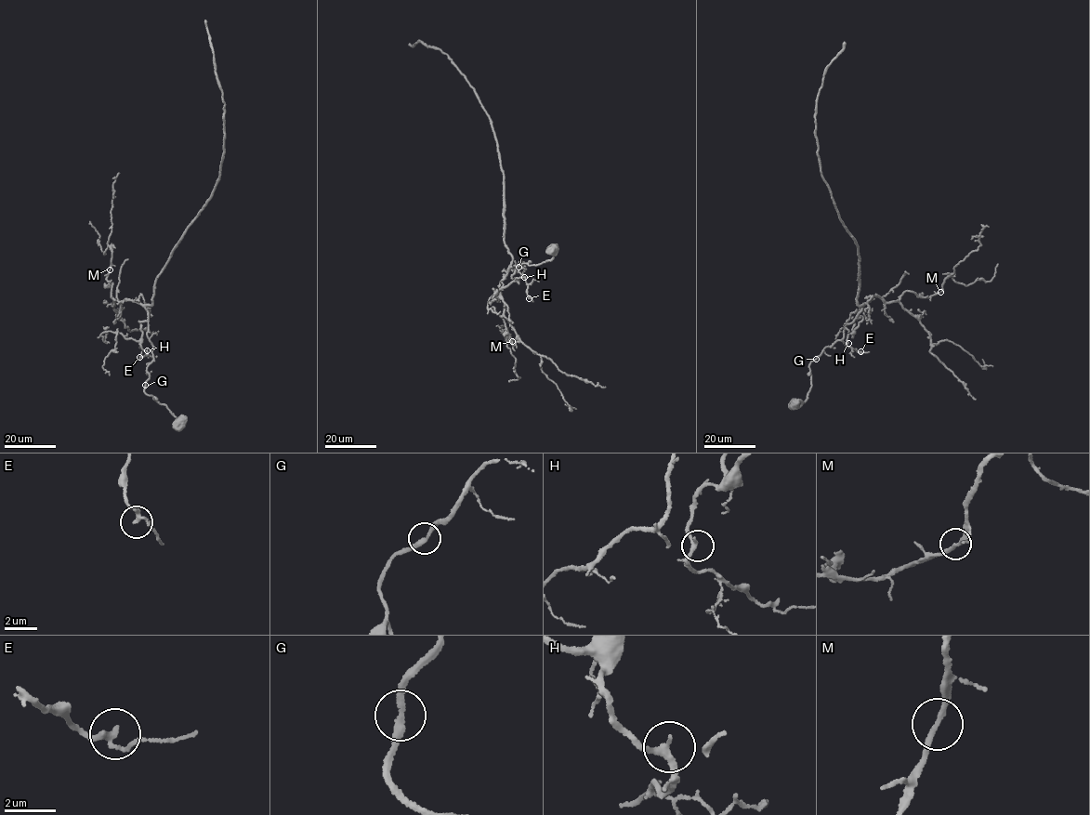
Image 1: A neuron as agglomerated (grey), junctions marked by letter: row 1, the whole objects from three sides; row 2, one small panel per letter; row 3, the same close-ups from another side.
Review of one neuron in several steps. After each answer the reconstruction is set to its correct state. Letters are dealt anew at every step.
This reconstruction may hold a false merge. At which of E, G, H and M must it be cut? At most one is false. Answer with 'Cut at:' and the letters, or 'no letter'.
Cut at: no letter

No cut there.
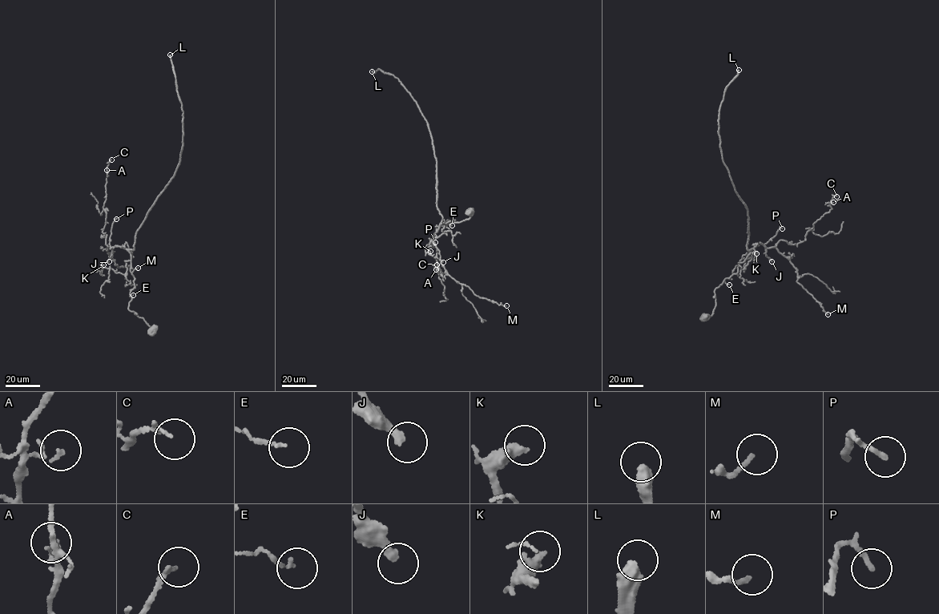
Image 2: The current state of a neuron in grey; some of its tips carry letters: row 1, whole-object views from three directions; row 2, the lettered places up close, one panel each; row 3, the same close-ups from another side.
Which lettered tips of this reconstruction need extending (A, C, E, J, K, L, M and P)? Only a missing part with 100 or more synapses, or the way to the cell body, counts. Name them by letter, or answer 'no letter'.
L

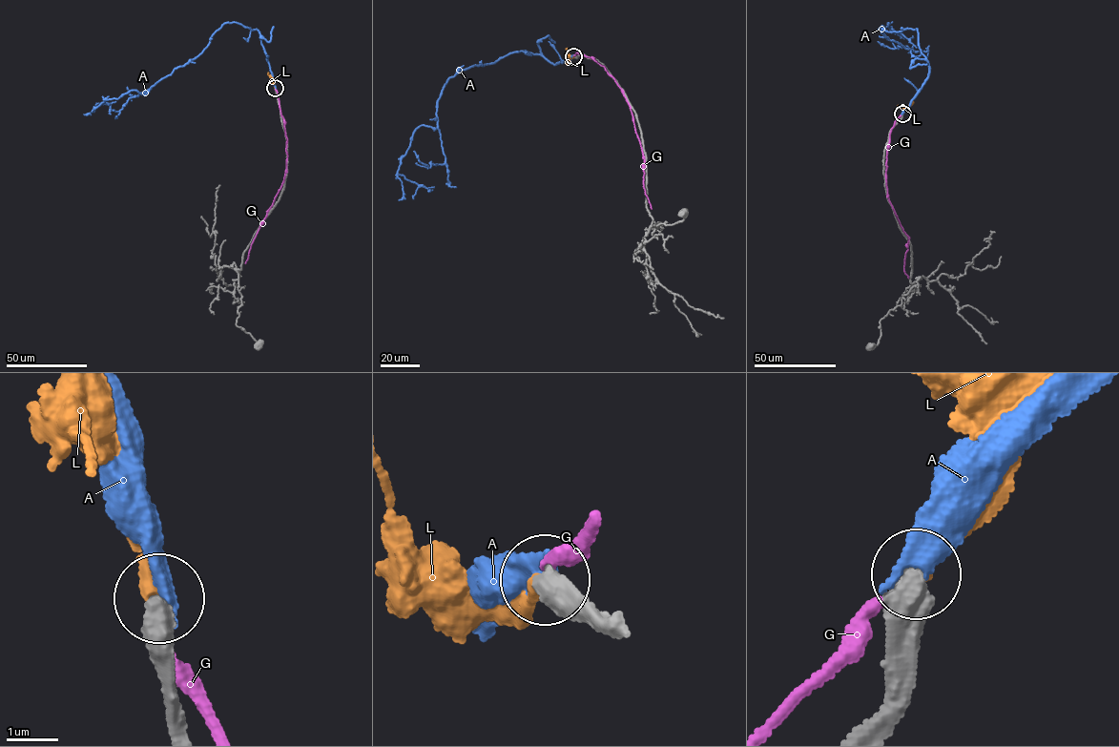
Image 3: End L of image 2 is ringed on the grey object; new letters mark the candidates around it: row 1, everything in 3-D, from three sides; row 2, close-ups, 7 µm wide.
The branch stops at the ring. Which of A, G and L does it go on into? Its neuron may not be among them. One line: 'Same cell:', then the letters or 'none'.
Same cell: L

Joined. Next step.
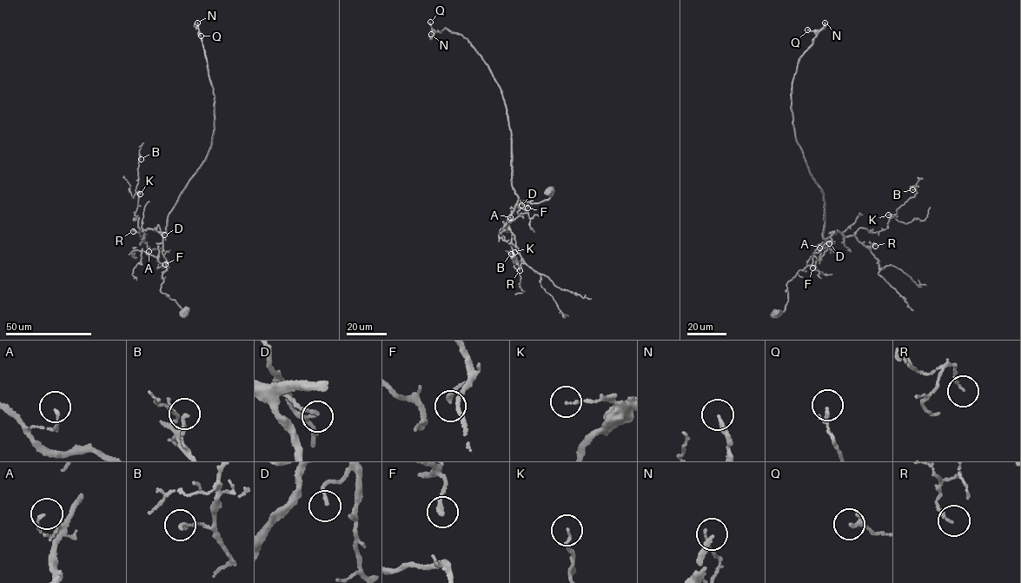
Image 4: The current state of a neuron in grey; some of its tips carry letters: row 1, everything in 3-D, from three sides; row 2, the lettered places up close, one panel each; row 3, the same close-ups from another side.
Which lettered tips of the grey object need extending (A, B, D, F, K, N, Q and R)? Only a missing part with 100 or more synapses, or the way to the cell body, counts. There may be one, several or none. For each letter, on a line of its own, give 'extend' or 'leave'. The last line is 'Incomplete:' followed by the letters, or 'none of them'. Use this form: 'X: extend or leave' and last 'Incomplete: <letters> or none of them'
A: leave
B: leave
D: leave
F: leave
K: leave
N: extend
Q: leave
R: leave
Incomplete: N

